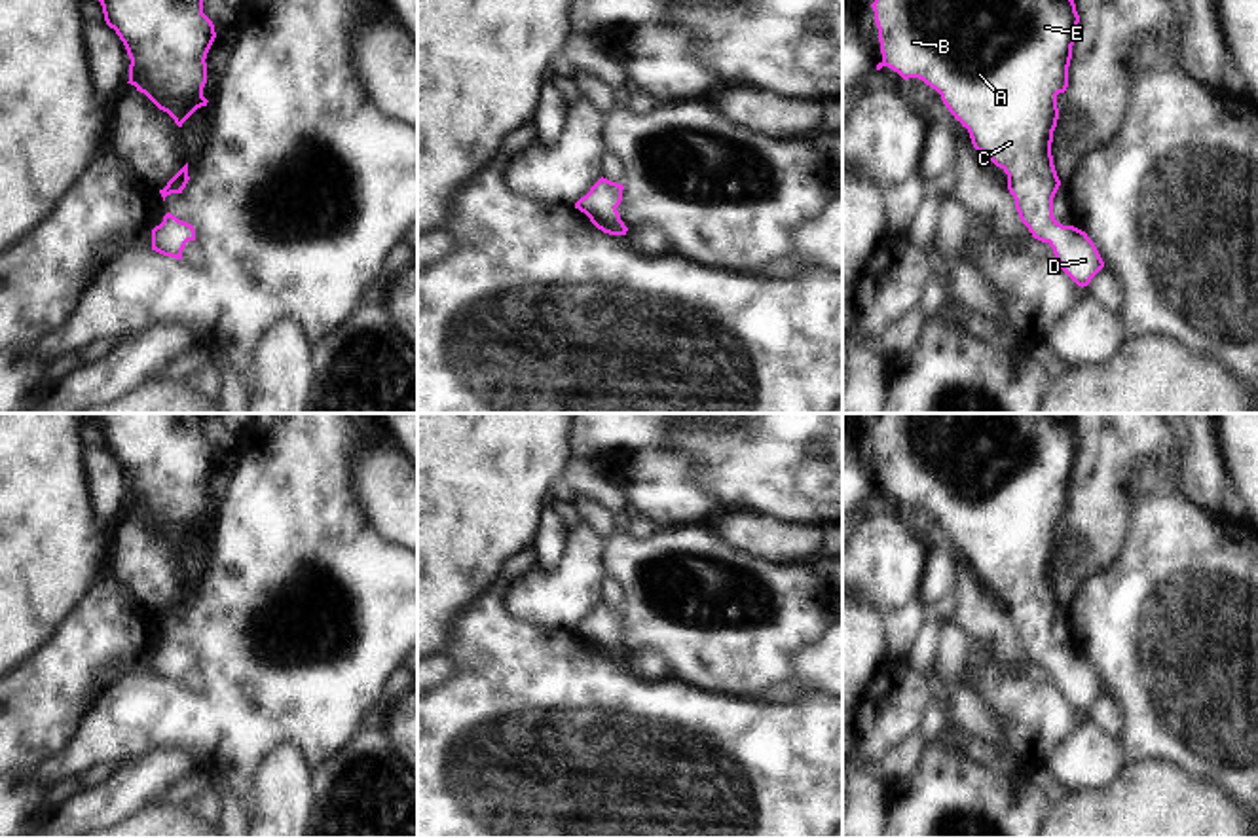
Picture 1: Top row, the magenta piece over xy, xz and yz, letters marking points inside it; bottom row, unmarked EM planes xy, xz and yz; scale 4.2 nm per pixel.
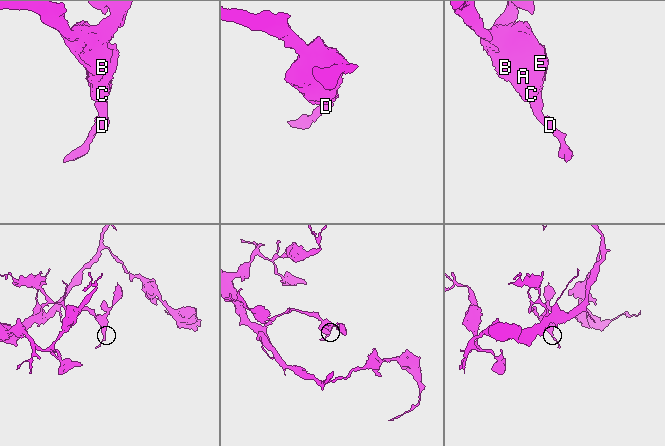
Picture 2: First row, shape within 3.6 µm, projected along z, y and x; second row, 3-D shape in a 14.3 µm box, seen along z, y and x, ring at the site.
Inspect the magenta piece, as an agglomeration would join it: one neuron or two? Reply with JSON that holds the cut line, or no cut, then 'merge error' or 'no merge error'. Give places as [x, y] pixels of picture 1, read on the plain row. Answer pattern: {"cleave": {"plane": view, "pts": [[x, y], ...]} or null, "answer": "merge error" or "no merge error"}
{"cleave": null, "answer": "no merge error"}

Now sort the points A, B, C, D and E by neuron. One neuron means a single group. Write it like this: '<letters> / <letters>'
A B C D E

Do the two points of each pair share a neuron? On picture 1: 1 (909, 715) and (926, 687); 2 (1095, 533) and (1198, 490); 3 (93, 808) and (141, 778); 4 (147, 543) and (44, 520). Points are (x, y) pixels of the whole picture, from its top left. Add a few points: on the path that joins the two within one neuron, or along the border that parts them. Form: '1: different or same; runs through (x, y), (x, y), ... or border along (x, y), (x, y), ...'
1: same; runs through (909, 708), (919, 694)
2: different; border along (1181, 450), (1181, 478), (1184, 484)
3: same; runs through (105, 804), (129, 787)
4: different; border along (110, 539), (107, 556)

